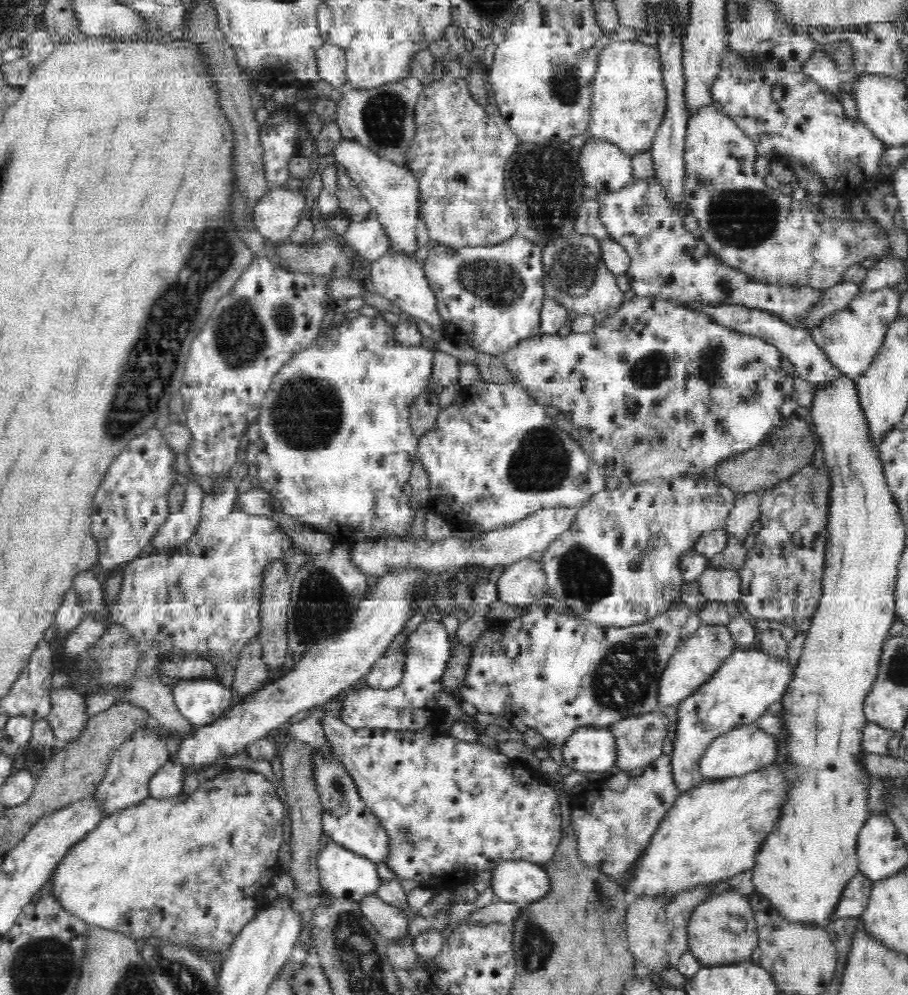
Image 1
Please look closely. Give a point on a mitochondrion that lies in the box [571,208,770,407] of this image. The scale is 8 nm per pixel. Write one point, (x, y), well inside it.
(654, 369)

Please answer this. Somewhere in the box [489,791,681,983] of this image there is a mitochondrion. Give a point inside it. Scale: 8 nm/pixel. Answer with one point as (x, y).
(538, 948)

